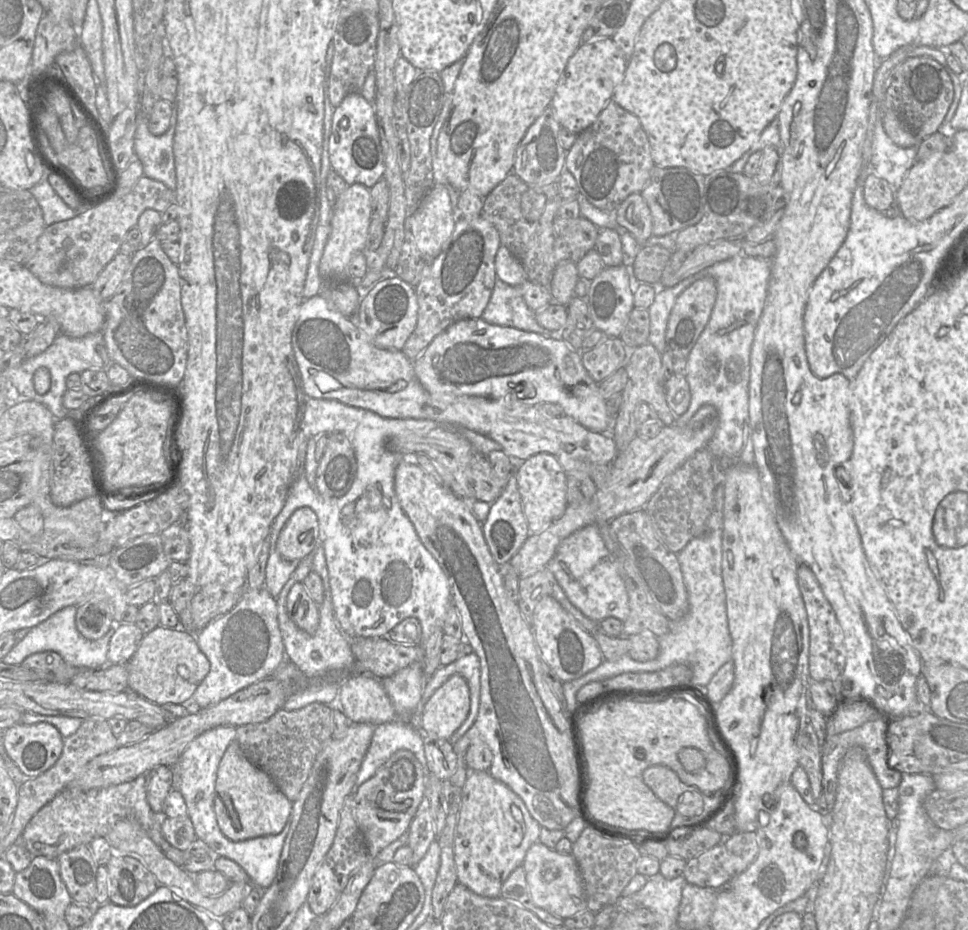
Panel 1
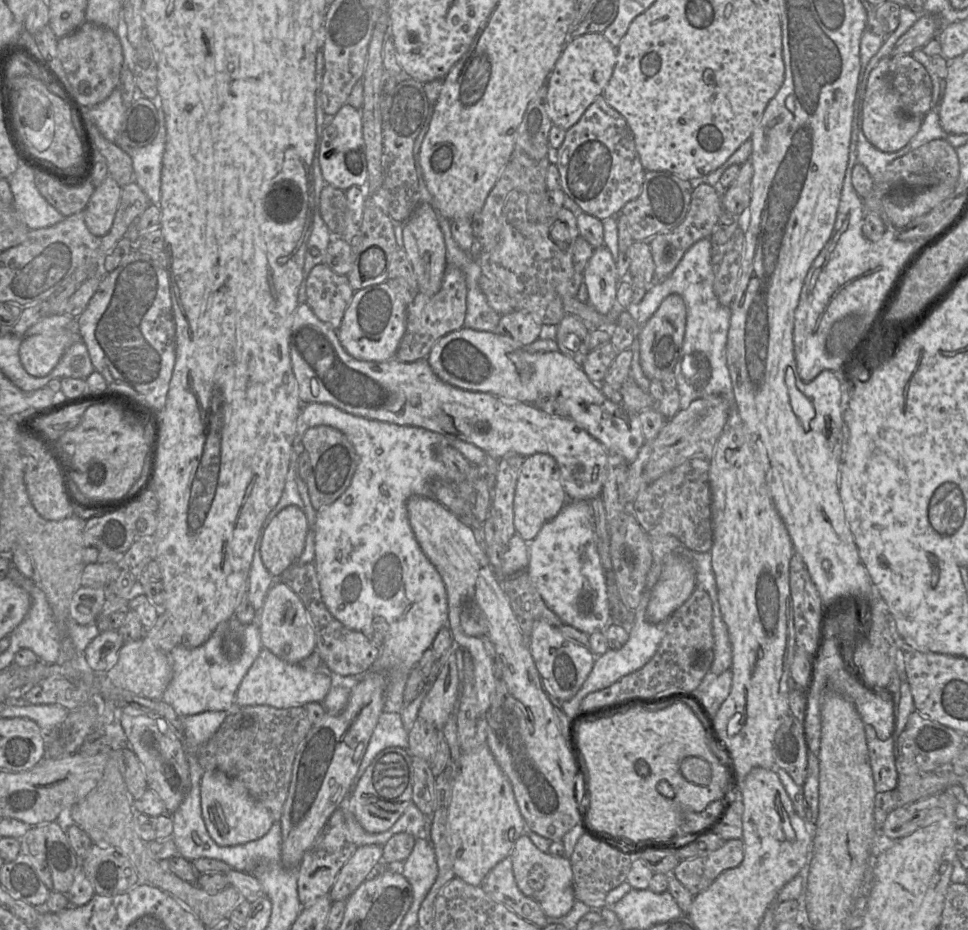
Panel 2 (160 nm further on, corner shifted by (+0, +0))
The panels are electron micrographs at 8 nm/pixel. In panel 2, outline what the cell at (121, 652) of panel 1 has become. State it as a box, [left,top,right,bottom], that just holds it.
[82,630,124,673]

